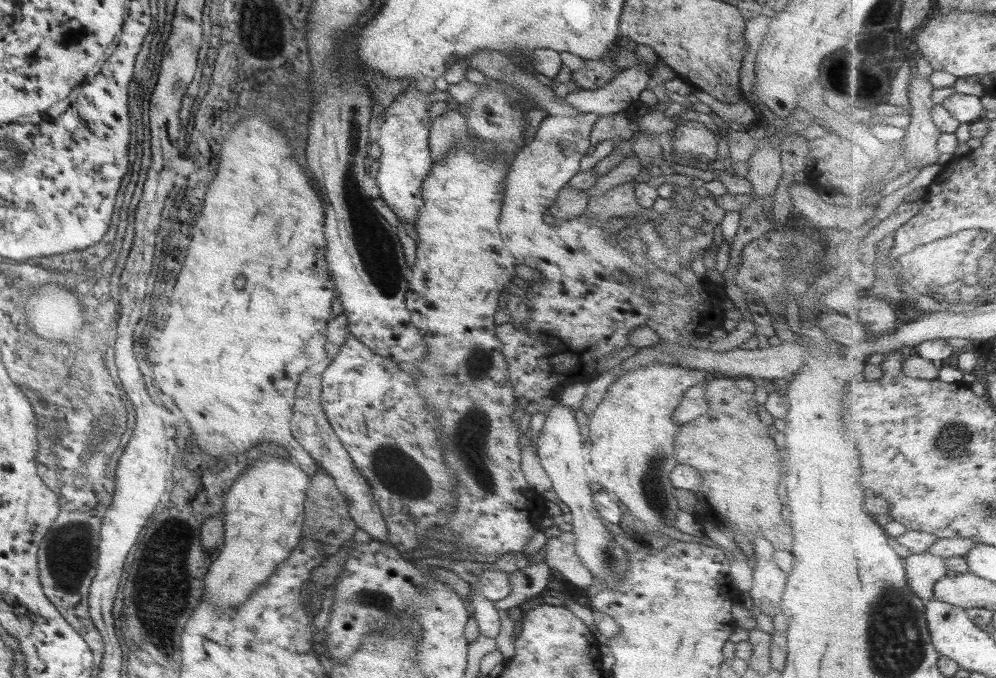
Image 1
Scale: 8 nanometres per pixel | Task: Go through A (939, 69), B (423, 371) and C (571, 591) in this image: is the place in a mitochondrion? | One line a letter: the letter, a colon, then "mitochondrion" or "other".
A: other
B: other
C: other

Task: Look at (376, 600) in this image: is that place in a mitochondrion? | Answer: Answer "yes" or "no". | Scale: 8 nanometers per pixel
yes

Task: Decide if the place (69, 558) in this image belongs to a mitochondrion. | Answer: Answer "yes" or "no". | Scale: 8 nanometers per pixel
yes

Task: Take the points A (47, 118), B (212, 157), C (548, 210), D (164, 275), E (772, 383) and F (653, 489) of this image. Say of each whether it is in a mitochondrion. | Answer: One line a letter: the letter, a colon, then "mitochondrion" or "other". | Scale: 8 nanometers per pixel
A: other
B: other
C: other
D: other
E: other
F: mitochondrion

